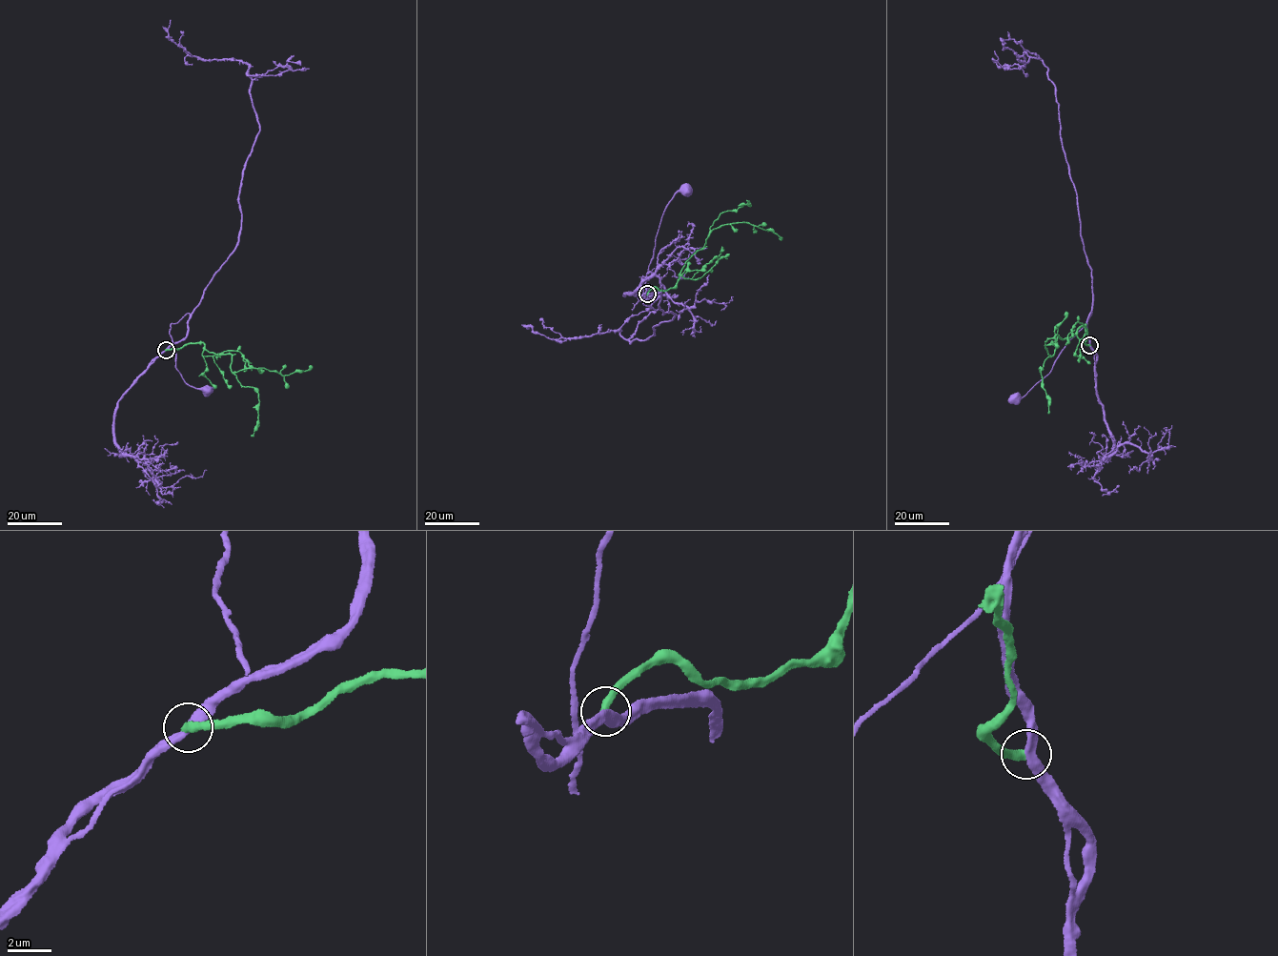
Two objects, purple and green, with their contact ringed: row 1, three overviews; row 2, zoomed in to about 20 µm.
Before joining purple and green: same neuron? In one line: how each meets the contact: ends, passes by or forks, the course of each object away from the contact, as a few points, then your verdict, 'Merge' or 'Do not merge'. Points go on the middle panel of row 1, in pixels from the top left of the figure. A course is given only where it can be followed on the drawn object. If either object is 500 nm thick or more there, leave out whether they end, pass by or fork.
At the ring purple passes by. At the ring green ends. Course of purple: (647, 294), (660, 294), (657, 310), (645, 306), (643, 290), (655, 240), (665, 206), (679, 192), (688, 190). Course of green: (647, 294), (674, 286), (685, 261), (703, 247), (713, 230), (725, 224), (749, 223), (773, 230), (780, 239). Do not merge

